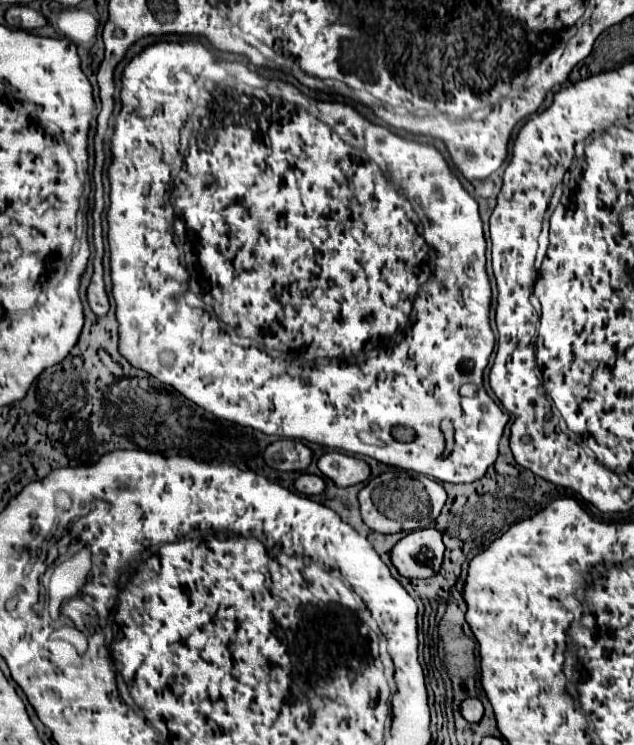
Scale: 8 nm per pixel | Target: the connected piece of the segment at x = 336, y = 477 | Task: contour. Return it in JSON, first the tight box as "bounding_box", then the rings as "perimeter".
{"bounding_box":[317,453,371,487],"perimeter":[[[325,453],[317,461],[321,473],[327,479],[333,479],[339,487],[349,487],[349,485],[359,485],[365,483],[371,475],[371,465],[363,459],[357,459],[347,453]]]}

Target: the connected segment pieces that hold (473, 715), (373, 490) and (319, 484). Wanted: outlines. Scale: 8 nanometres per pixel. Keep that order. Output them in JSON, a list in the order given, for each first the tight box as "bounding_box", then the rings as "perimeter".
[{"bounding_box":[461,699,483,723],"perimeter":[[[465,699],[465,701],[461,703],[461,713],[463,713],[463,717],[465,717],[467,721],[477,723],[477,721],[481,721],[481,717],[483,717],[483,703],[481,703],[479,699]]]},{"bounding_box":[359,469,447,535],"perimeter":[[[391,469],[391,471],[385,471],[385,473],[373,477],[359,491],[363,521],[373,531],[379,531],[385,535],[429,527],[441,513],[445,501],[447,501],[447,493],[441,483],[437,483],[435,479],[429,479],[425,475],[409,477],[409,475],[405,475],[403,469]]]},{"bounding_box":[295,473,327,495],"perimeter":[[[305,473],[301,475],[297,481],[295,481],[295,487],[297,491],[305,493],[305,495],[321,495],[327,487],[325,479],[319,477],[319,475],[311,475],[311,473]]]}]

